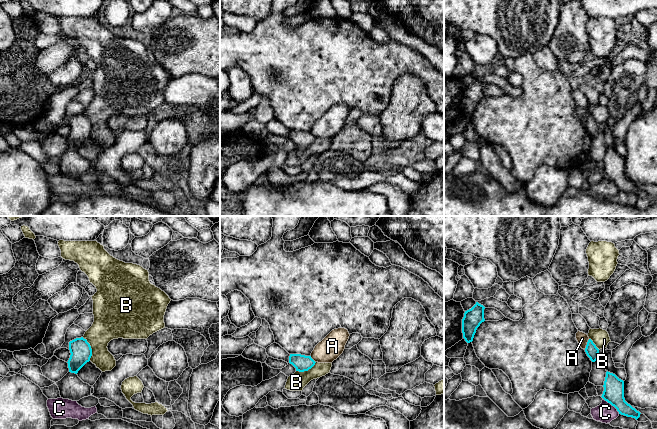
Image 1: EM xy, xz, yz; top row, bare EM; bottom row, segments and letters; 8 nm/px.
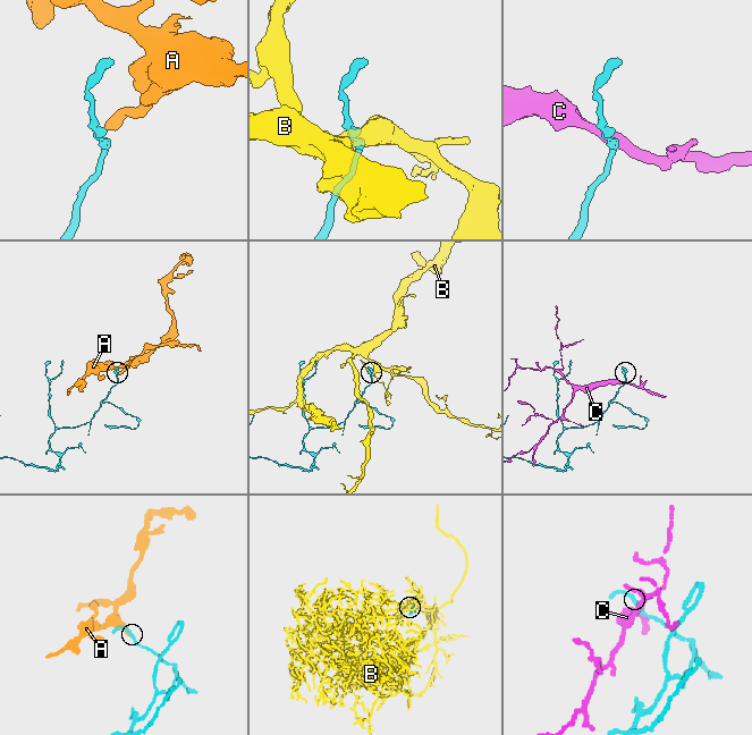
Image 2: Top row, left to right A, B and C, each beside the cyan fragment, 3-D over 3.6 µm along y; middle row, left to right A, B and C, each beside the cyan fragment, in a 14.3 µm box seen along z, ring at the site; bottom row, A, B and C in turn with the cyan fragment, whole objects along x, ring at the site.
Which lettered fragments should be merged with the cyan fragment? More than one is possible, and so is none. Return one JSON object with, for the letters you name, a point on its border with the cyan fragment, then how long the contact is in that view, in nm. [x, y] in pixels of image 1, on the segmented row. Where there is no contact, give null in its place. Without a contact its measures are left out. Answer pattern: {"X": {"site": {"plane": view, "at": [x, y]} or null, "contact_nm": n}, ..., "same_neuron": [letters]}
{"same_neuron": []}

